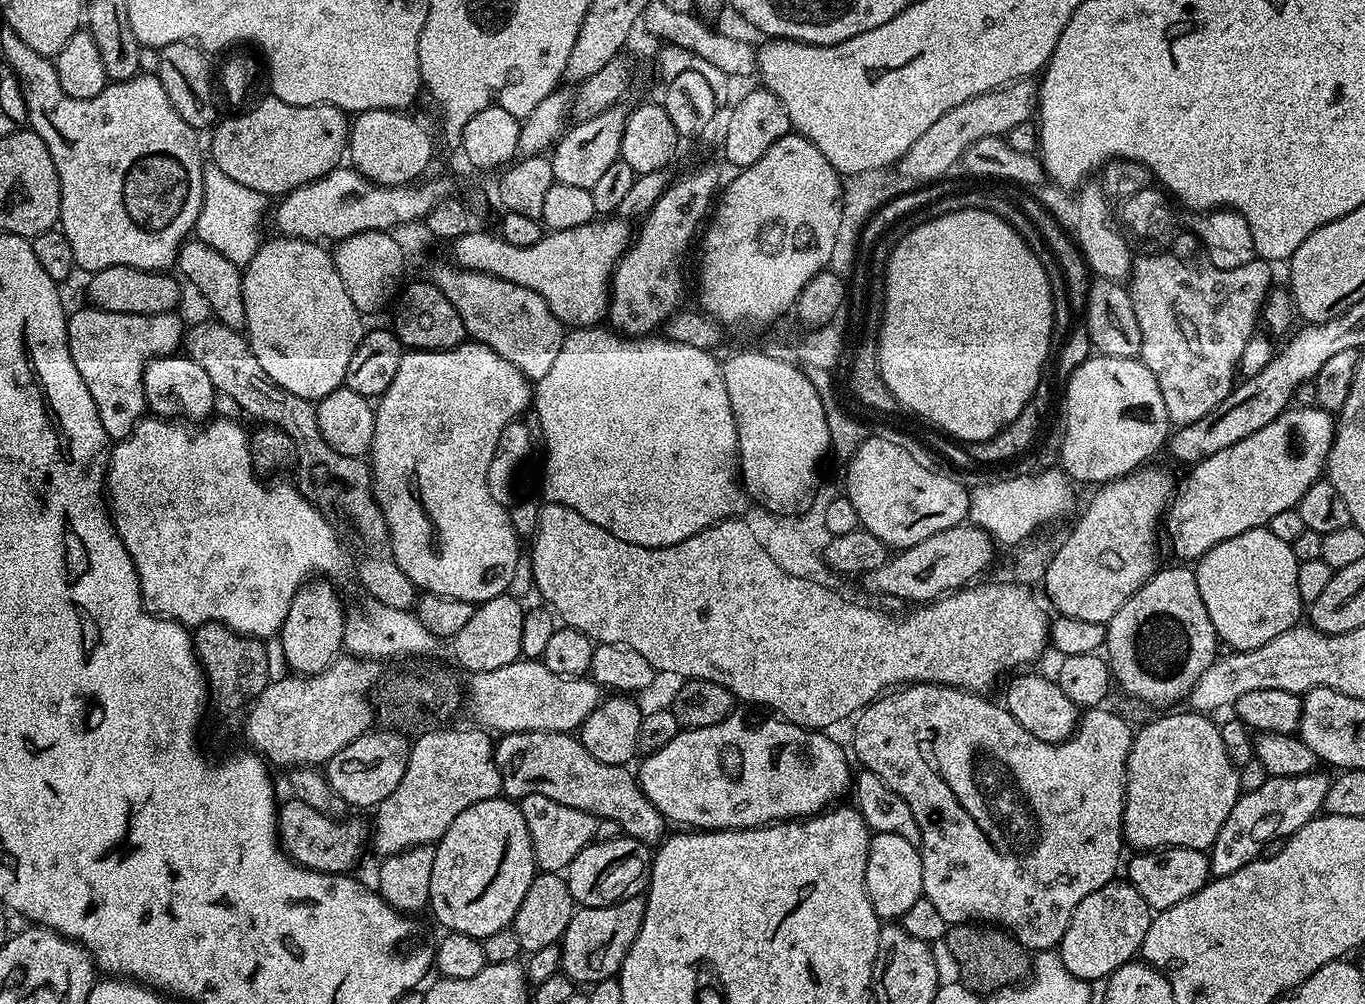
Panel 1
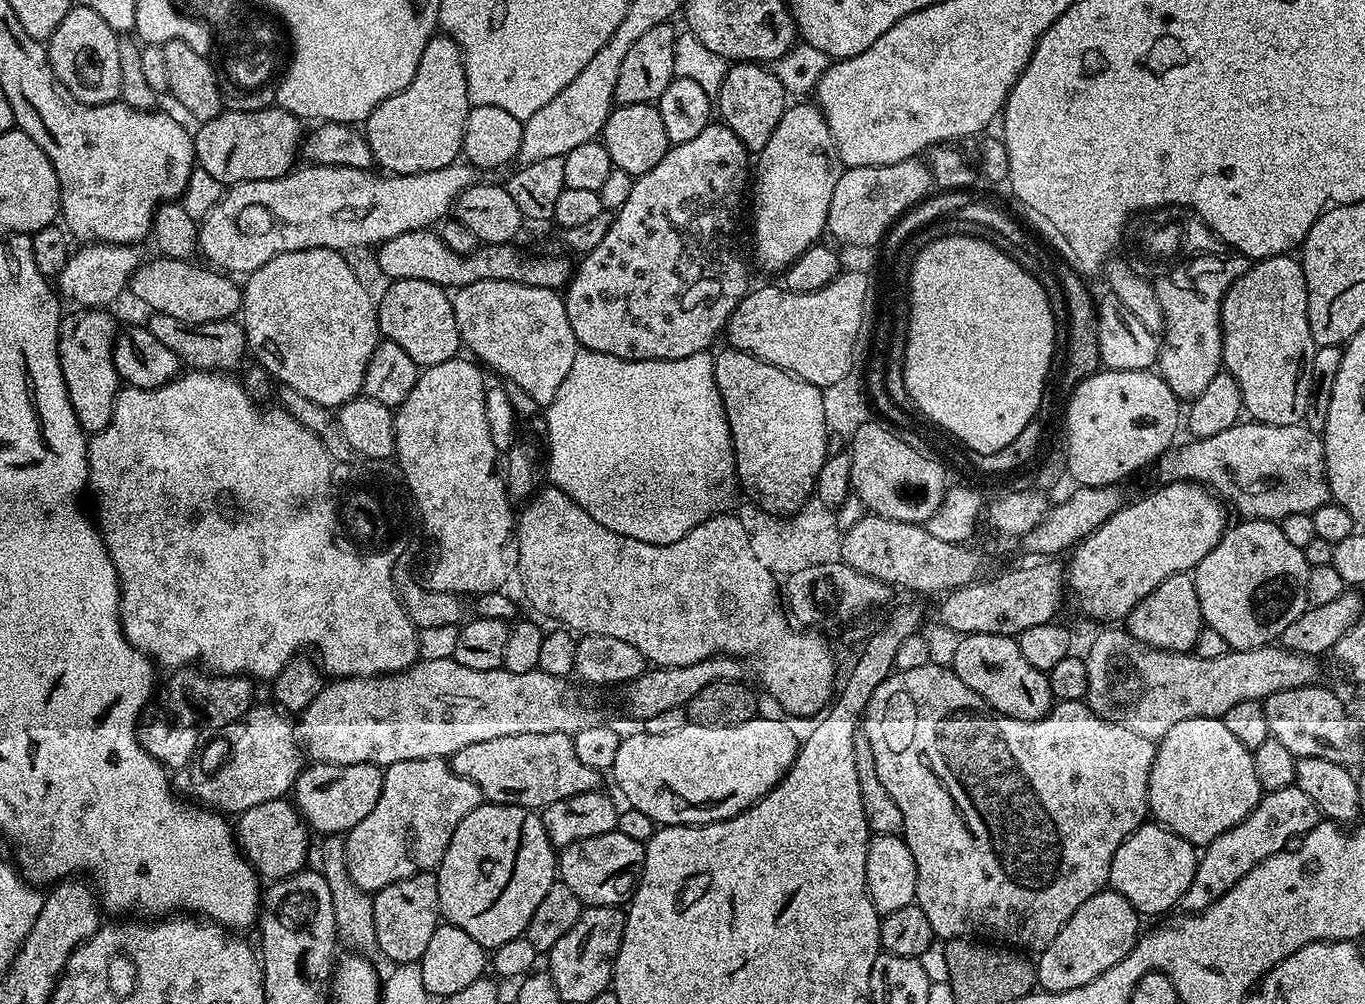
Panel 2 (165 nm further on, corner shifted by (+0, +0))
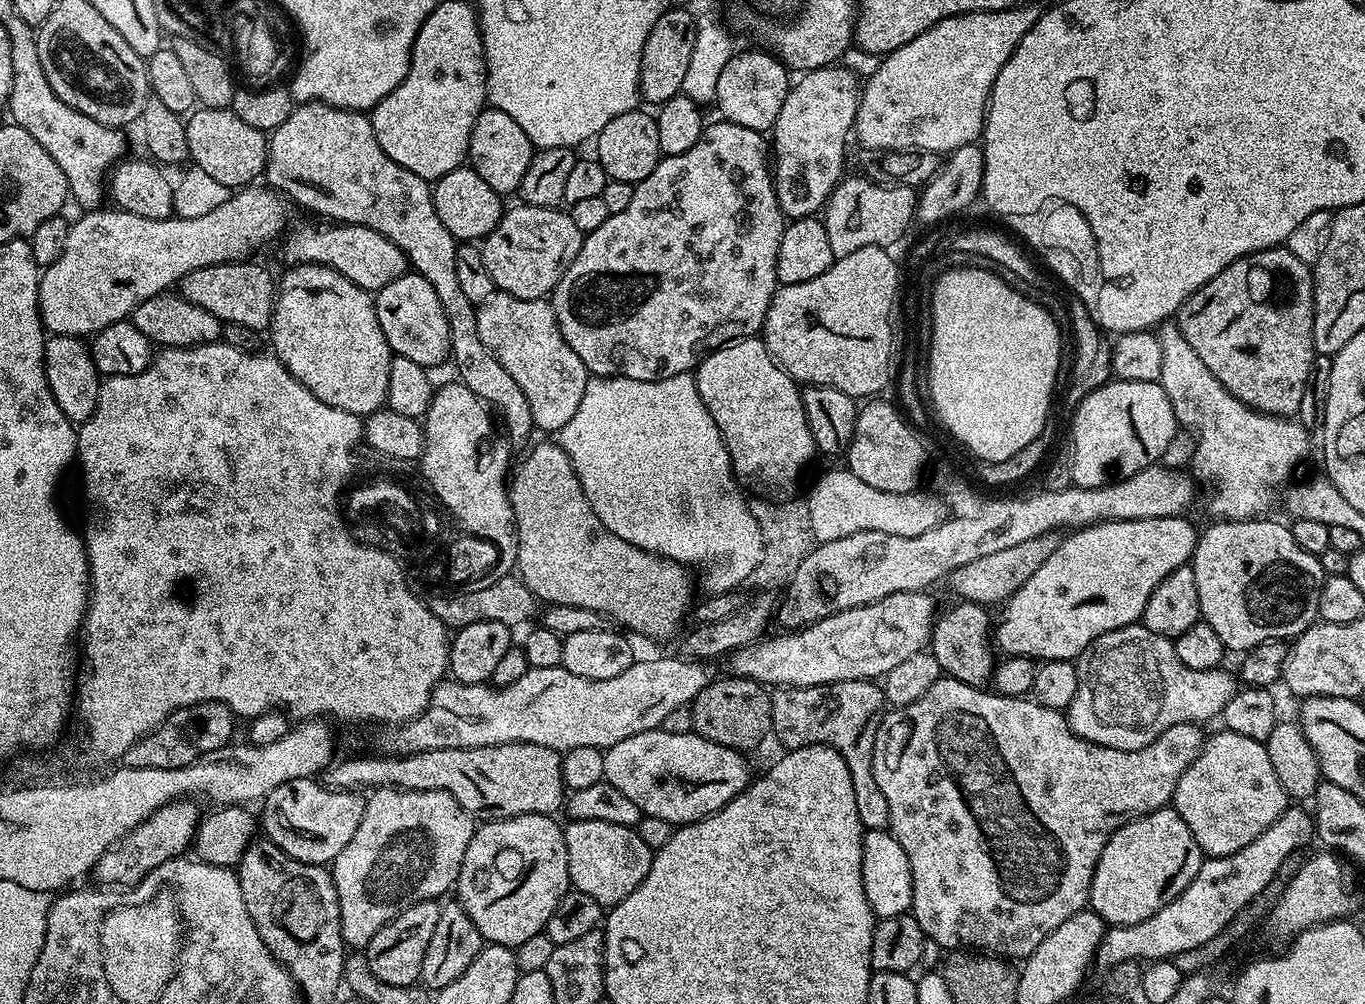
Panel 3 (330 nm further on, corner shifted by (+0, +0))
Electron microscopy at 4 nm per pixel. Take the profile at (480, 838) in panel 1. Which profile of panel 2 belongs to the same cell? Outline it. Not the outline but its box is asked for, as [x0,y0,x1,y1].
[434,802,558,950]

